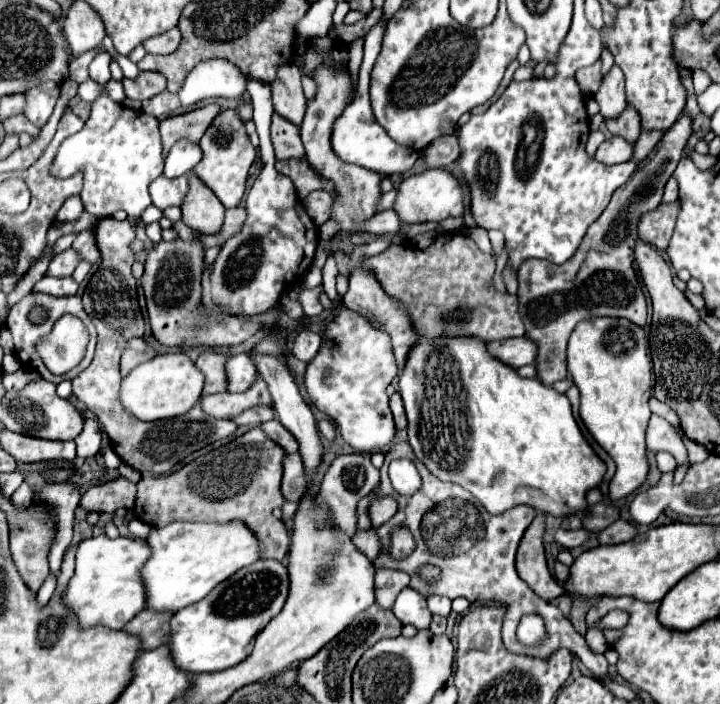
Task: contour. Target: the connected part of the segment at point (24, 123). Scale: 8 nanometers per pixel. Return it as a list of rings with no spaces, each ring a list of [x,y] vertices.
[[[20,114],[20,116],[10,116],[10,118],[4,118],[2,120],[2,124],[4,124],[4,130],[10,134],[10,132],[16,132],[16,134],[20,134],[20,132],[28,132],[30,136],[38,136],[38,128],[24,116],[24,114]]]

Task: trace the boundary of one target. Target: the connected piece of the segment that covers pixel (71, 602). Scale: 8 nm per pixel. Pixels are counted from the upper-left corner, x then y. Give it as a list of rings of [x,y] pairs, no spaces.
[[[94,536],[82,540],[76,554],[76,574],[72,576],[64,602],[78,616],[84,628],[104,624],[112,630],[122,630],[134,614],[146,608],[146,588],[142,588],[142,566],[150,558],[150,546],[140,538],[116,540],[108,536]]]

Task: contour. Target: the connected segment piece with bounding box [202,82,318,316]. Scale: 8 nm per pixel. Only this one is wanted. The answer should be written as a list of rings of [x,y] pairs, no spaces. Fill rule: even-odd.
[[[248,82],[248,94],[254,106],[254,124],[258,130],[262,172],[254,180],[246,198],[246,222],[242,230],[228,238],[220,248],[214,268],[202,276],[202,304],[224,314],[262,314],[274,306],[280,292],[294,284],[304,262],[304,272],[312,264],[318,246],[317,226],[306,214],[296,194],[294,182],[275,168],[276,158],[270,136],[272,94],[266,82]]]

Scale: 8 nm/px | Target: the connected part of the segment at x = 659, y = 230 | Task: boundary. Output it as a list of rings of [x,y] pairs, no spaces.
[[[678,202],[676,204],[660,204],[656,210],[642,214],[638,220],[638,238],[652,244],[658,250],[666,250],[674,222],[678,216]]]

